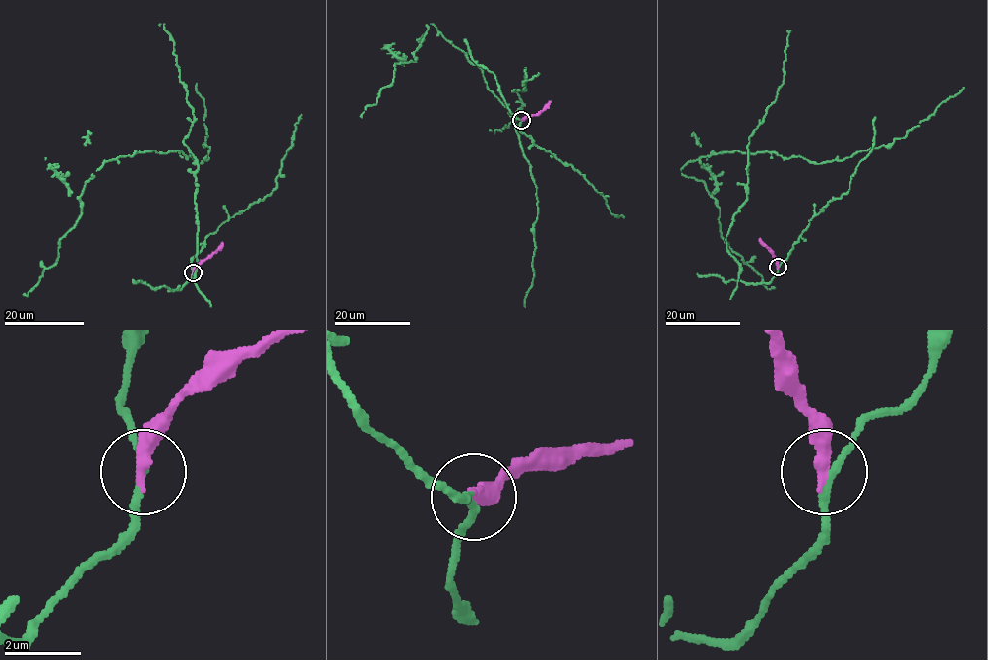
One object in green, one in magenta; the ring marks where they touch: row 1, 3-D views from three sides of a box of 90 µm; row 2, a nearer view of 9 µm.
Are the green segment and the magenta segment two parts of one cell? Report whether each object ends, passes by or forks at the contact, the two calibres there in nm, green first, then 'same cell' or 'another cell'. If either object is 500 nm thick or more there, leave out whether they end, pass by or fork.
green passes by; magenta ends there; 180 nm thick on the green side, 400 nm on the other; another cell

